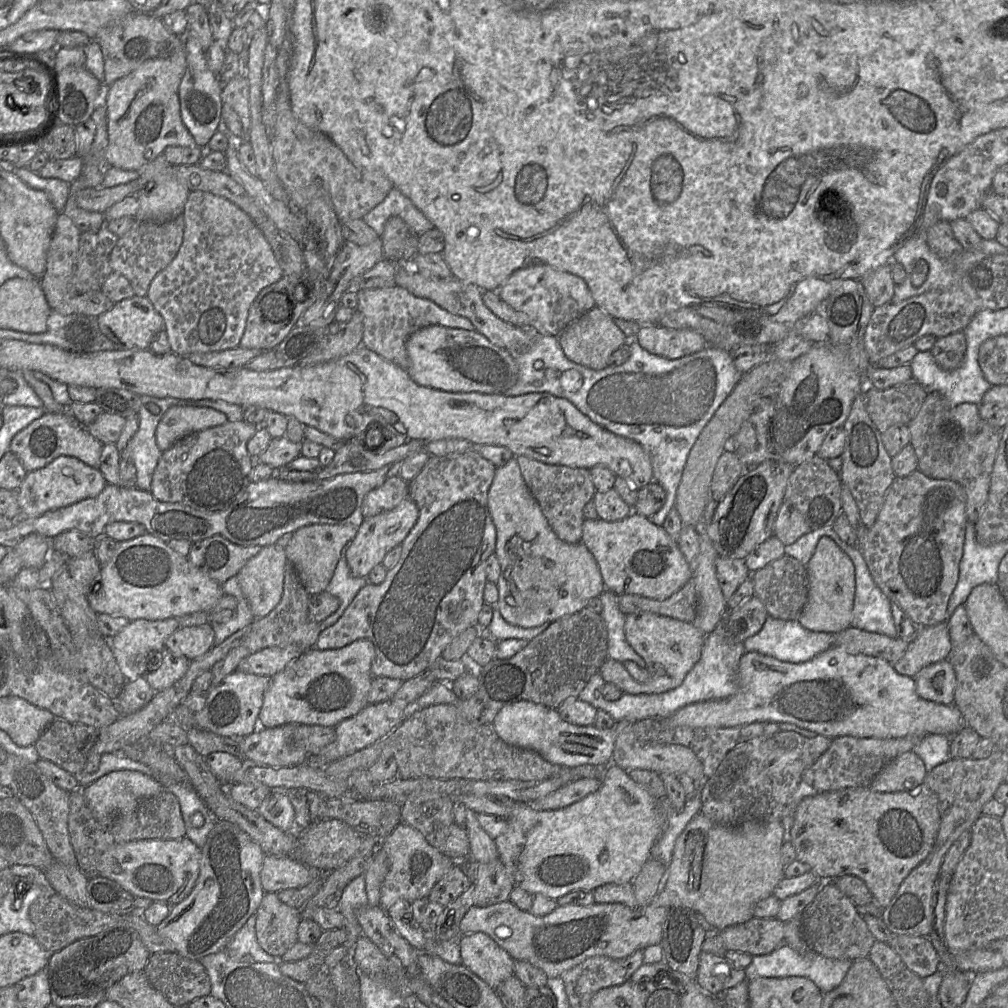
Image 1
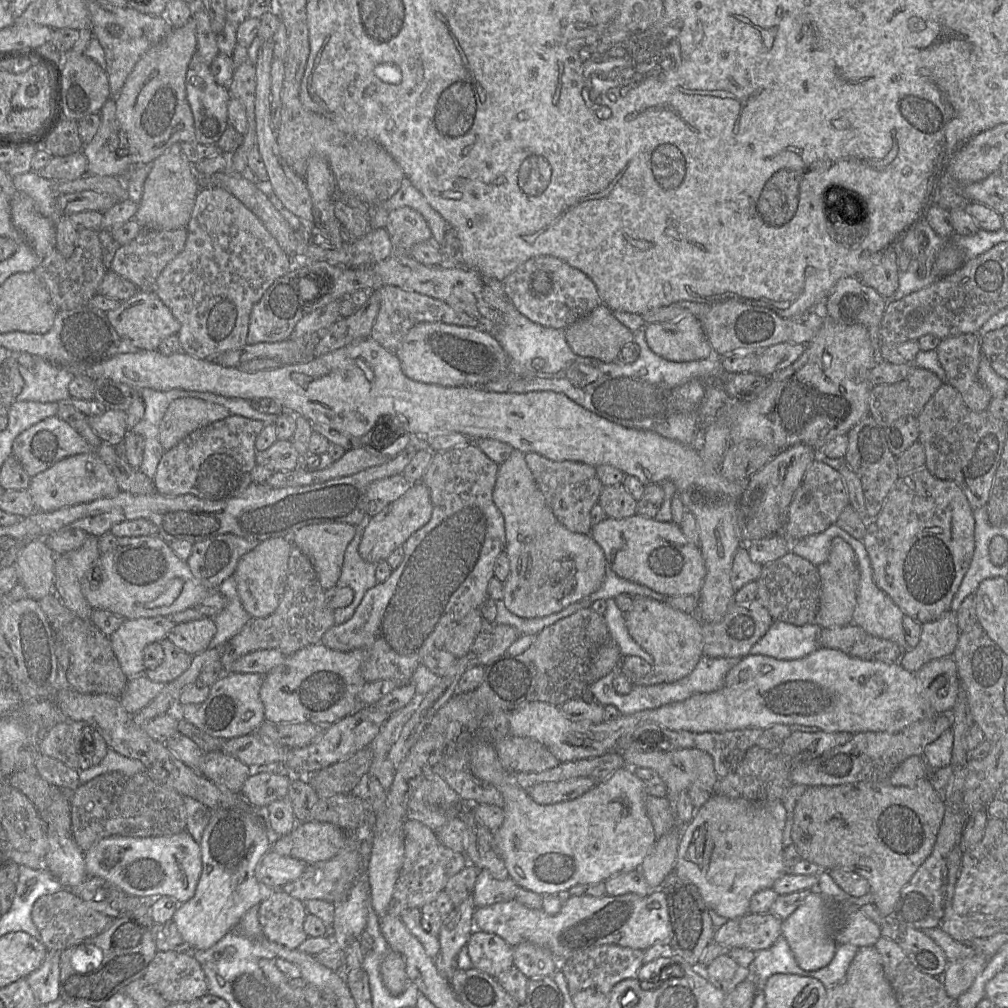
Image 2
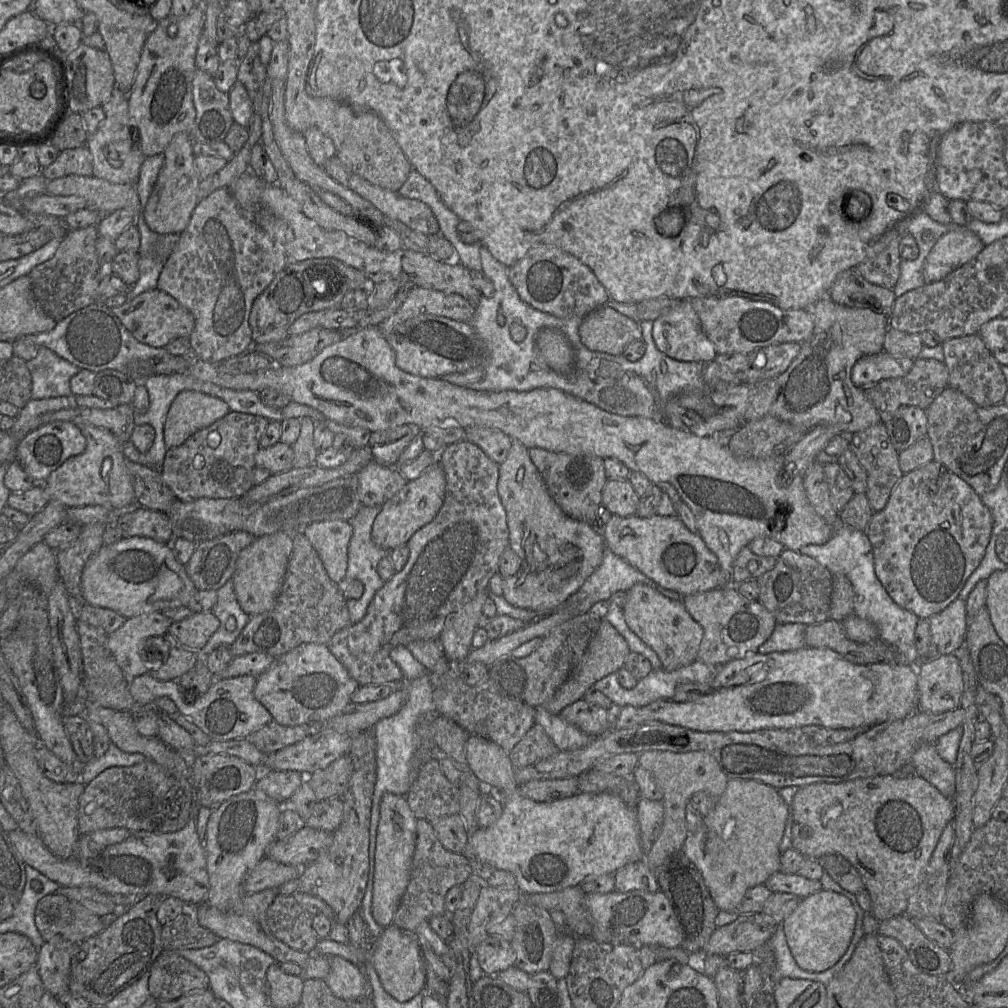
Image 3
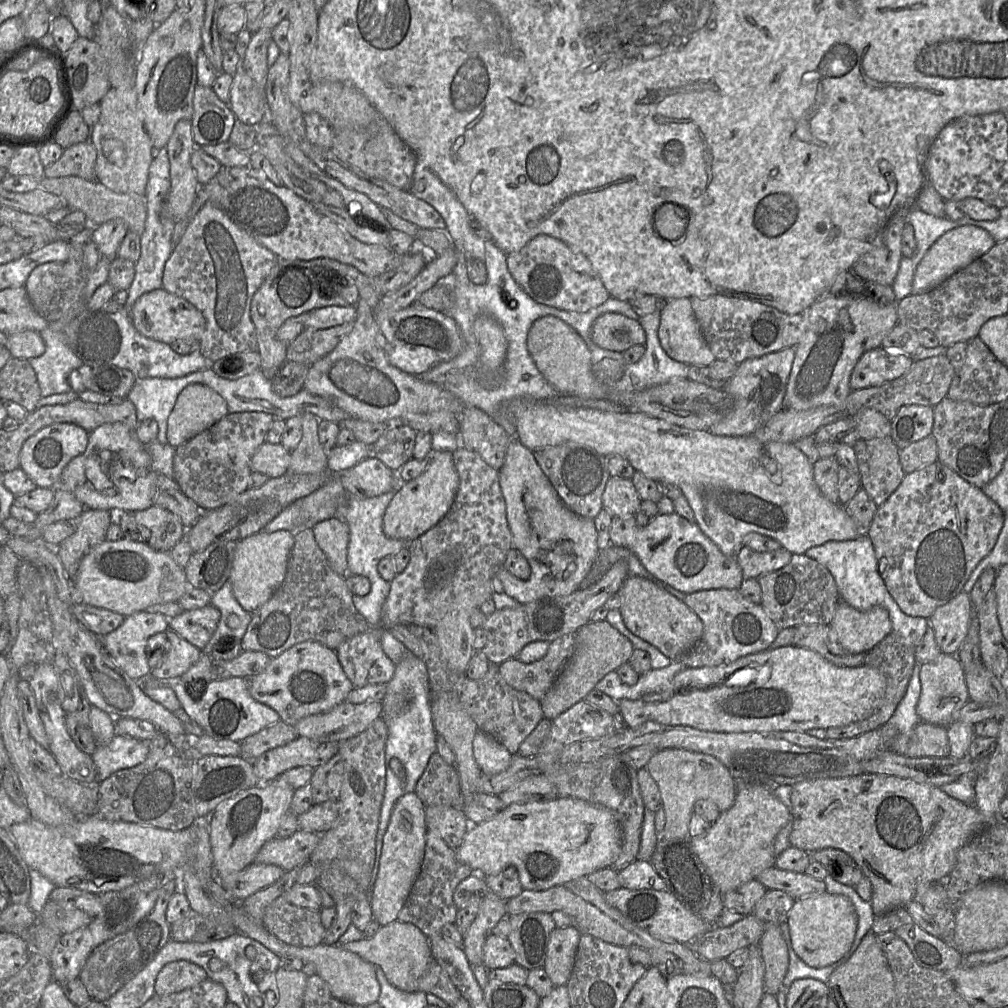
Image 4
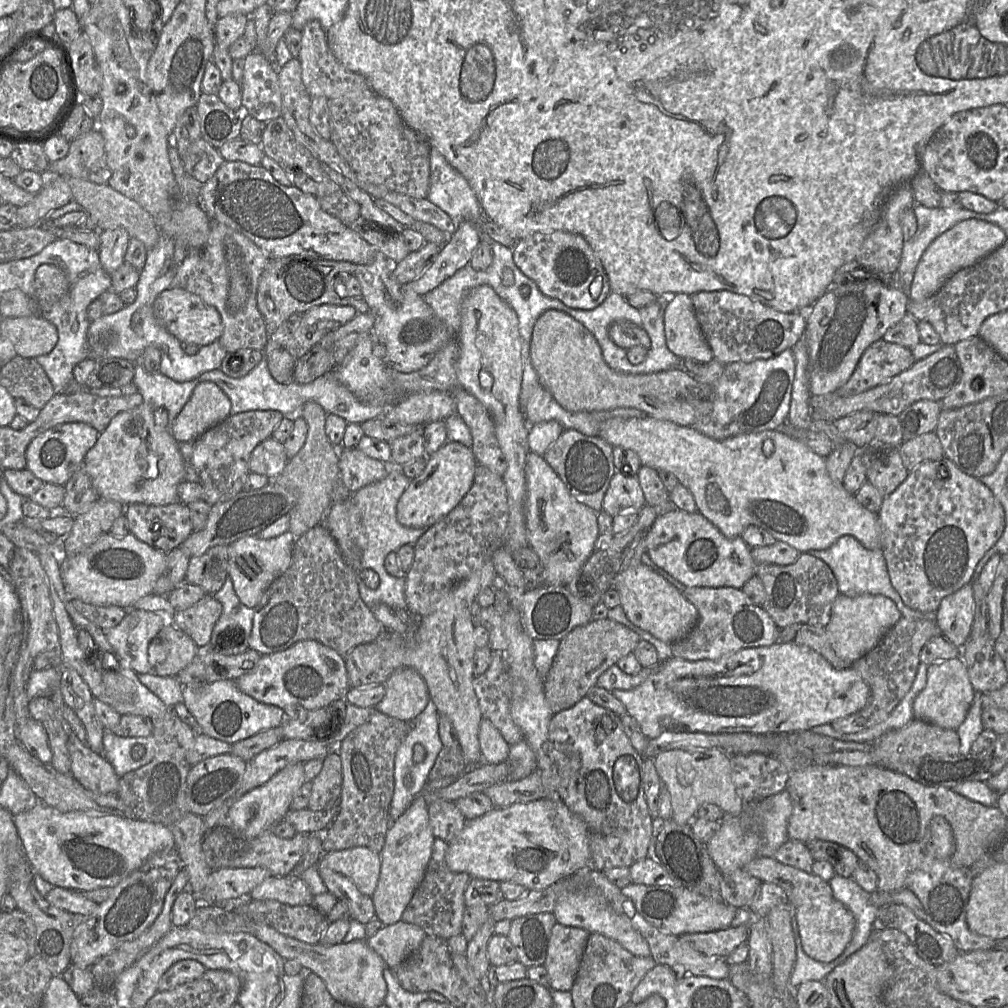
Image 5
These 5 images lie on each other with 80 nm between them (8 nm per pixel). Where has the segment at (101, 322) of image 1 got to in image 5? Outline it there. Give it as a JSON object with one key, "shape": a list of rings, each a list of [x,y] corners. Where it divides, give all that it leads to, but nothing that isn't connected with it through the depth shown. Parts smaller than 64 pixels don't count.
{"shape":[[[173,287],[161,292],[154,301],[156,320],[181,343],[204,346],[217,341],[223,332],[221,317],[217,309],[205,303],[198,295],[182,288]]]}

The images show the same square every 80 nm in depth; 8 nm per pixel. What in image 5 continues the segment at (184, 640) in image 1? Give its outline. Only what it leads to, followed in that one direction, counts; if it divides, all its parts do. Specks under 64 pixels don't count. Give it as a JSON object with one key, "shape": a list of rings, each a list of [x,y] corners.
{"shape":[[[206,594],[194,605],[175,610],[168,621],[189,635],[203,650],[209,647],[213,628],[221,613],[222,604],[212,594]]]}

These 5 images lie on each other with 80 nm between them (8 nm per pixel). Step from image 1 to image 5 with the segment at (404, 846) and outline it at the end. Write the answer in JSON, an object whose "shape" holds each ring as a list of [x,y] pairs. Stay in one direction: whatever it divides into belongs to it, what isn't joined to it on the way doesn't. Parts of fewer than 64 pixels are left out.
{"shape":[[[435,838],[425,874],[401,916],[403,922],[419,926],[426,935],[439,936],[445,940],[461,934],[466,909],[464,892],[471,879],[467,873],[453,872],[448,868],[445,860],[447,848],[446,841]]]}

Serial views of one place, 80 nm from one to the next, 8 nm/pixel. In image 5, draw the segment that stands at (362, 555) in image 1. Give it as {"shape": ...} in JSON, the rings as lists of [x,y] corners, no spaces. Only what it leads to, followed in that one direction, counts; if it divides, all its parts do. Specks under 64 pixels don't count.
{"shape":[[[445,443],[427,458],[424,471],[412,479],[397,504],[397,520],[406,527],[429,529],[447,516],[468,493],[474,482],[477,460],[470,447]]]}

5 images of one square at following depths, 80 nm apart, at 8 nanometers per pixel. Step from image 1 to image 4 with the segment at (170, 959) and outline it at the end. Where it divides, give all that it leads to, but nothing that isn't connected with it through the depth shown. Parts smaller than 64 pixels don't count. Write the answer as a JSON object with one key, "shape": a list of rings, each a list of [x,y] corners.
{"shape":[[[179,960],[166,964],[155,980],[155,994],[168,995],[191,988],[208,978],[197,964]]]}

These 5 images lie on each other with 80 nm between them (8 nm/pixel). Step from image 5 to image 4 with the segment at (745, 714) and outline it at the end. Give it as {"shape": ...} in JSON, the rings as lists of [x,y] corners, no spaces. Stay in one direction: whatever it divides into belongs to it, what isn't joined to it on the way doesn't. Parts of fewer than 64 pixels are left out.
{"shape":[[[796,645],[749,654],[733,662],[719,666],[685,668],[672,681],[675,695],[666,701],[622,699],[618,702],[620,713],[630,728],[647,721],[664,725],[683,725],[711,732],[762,732],[828,729],[841,727],[868,718],[880,705],[886,689],[881,672],[867,667],[838,667],[817,652]]]}

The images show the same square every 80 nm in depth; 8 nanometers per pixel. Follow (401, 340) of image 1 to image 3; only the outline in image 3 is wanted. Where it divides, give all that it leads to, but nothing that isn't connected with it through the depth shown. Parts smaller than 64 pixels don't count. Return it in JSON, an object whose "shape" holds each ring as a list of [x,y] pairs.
{"shape":[[[416,286],[405,288],[407,292],[402,305],[377,326],[385,337],[406,320],[419,315],[443,316],[462,322],[469,322],[474,315],[474,304],[461,295]]]}

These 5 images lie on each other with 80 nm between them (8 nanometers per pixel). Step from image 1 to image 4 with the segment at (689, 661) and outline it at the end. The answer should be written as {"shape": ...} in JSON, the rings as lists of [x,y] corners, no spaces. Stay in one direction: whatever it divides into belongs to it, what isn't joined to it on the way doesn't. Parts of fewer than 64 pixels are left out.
{"shape":[[[628,575],[620,590],[620,612],[626,627],[637,637],[656,647],[672,661],[687,653],[702,637],[703,623],[682,600],[661,589],[652,581]]]}

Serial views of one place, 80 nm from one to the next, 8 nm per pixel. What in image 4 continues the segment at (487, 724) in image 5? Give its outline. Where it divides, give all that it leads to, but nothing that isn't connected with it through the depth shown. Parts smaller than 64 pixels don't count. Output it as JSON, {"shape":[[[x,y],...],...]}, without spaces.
{"shape":[[[478,730],[472,745],[482,774],[495,775],[509,767],[512,754],[493,736]]]}

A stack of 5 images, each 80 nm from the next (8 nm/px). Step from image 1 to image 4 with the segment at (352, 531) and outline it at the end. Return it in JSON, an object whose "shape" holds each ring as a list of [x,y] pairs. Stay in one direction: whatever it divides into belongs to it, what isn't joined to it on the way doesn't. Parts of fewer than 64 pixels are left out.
{"shape":[[[331,518],[312,527],[315,540],[324,552],[331,568],[339,575],[347,575],[350,530],[343,518]]]}

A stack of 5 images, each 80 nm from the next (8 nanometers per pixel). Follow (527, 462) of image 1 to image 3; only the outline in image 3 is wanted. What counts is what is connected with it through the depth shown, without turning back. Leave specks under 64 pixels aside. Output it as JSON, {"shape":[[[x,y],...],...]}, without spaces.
{"shape":[[[530,448],[529,457],[542,476],[552,498],[569,517],[592,524],[602,503],[602,491],[608,481],[604,460],[591,454],[557,453]]]}

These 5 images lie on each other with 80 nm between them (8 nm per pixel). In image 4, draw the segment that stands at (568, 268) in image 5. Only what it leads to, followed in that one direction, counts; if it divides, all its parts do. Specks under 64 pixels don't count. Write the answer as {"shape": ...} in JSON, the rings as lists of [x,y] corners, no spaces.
{"shape":[[[546,234],[535,236],[519,251],[509,253],[507,268],[516,283],[533,300],[561,310],[586,312],[610,297],[600,276],[584,254]]]}

